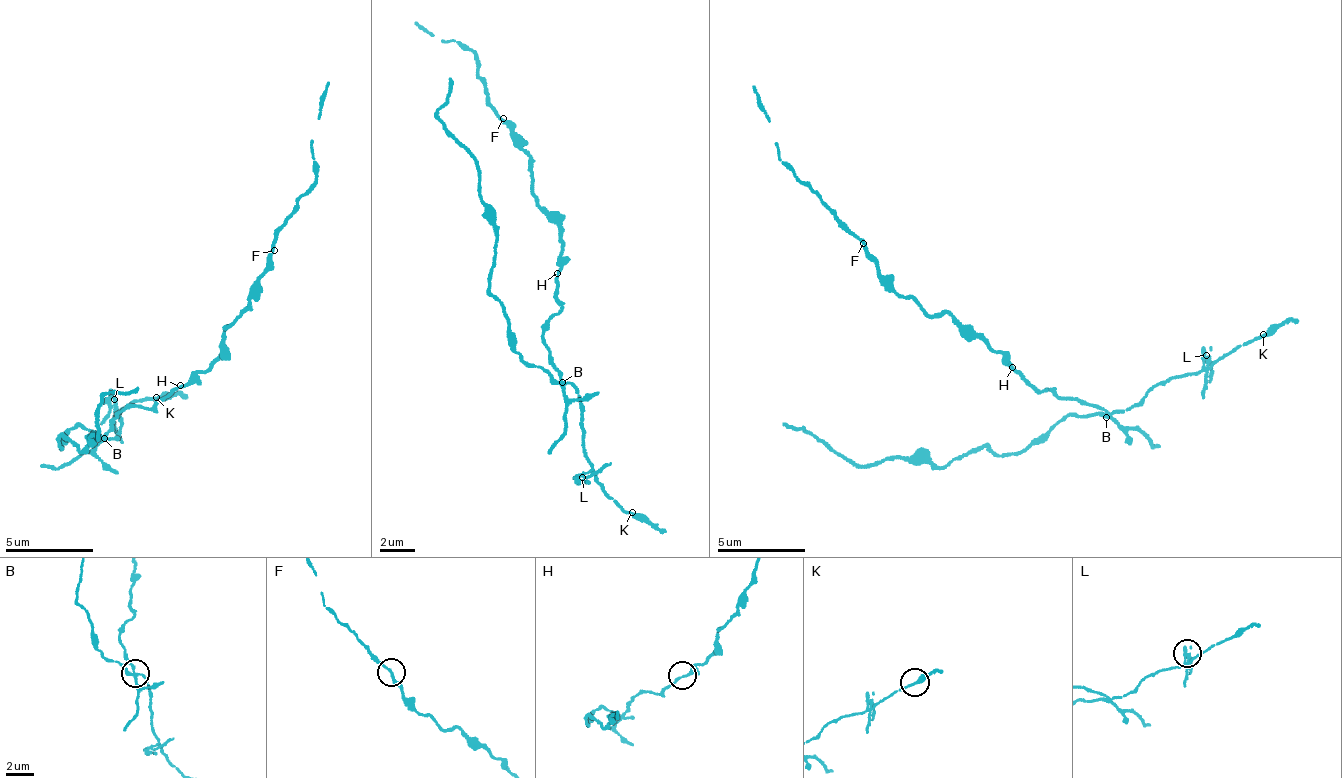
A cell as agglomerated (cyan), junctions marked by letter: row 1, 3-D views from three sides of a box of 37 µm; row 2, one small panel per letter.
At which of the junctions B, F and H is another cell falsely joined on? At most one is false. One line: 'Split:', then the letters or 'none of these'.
Split: B

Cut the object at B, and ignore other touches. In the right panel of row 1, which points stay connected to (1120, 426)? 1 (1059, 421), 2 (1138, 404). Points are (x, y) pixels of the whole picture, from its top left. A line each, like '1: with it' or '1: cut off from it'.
1: cut off from it
2: cut off from it

